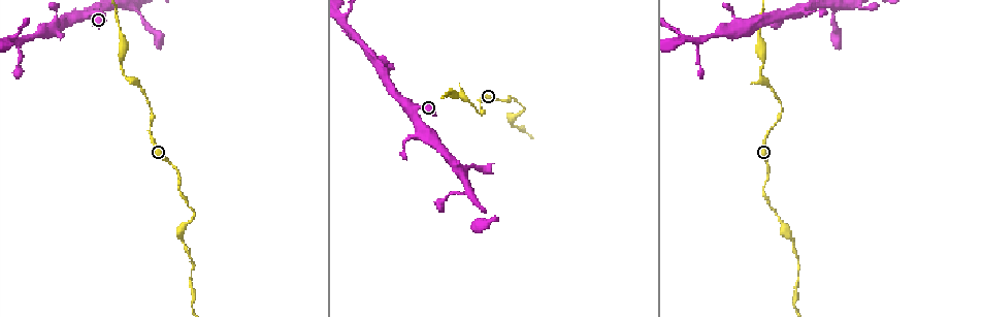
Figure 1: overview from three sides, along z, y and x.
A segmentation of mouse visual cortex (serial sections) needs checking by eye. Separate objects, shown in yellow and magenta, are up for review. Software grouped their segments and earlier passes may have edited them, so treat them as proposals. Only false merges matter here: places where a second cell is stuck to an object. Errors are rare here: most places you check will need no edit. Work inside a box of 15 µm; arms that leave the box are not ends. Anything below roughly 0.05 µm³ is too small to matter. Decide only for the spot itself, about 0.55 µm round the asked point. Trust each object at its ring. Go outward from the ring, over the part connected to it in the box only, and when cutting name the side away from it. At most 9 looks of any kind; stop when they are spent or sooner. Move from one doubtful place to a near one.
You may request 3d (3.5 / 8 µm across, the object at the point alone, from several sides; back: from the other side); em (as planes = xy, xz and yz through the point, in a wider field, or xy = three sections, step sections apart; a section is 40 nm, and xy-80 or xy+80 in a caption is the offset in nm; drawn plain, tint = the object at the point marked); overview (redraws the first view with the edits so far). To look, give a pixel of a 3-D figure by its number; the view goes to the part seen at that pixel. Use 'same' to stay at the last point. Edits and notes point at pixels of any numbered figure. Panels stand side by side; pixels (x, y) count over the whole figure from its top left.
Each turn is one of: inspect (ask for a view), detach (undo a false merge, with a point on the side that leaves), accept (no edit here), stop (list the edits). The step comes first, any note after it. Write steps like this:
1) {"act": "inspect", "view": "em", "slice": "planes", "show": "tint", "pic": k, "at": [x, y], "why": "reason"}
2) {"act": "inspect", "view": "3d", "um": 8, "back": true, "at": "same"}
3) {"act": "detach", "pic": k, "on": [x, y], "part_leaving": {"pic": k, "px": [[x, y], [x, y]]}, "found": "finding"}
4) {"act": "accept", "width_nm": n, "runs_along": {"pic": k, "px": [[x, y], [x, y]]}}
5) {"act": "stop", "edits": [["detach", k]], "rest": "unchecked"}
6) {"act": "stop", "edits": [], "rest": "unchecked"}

{"act": "inspect", "view": "3d", "um": 3.5, "pic": 1, "at": [54, 29], "why": "branch point"}

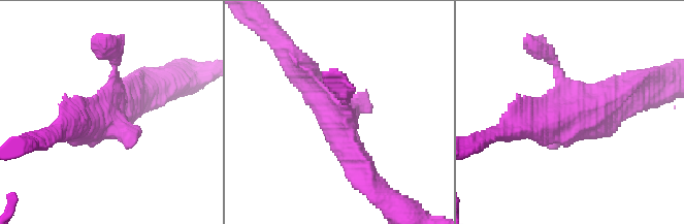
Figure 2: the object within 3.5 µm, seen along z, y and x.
{"act": "inspect", "view": "em", "slice": "planes", "show": "tint", "pic": 2, "at": [581, 110], "why": "shape alone is not enough"}

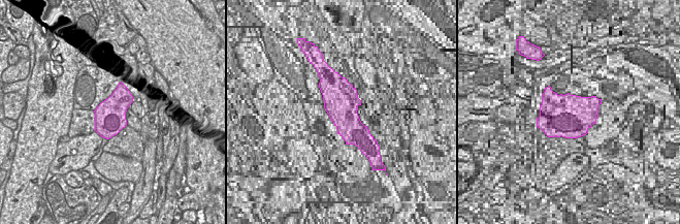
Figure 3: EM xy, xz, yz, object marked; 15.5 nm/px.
{"act": "accept", "runs_along": {"pic": 2, "px": [[371, 181], [304, 74]]}, "found": "one cell here"}

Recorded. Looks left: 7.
{"act": "inspect", "view": "3d", "um": 3.5, "pic": 1, "at": [763, 61], "why": "thin neck"}

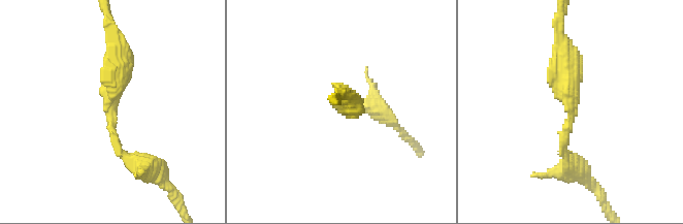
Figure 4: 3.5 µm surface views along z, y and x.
{"act": "accept", "arm_widths_nm": [200, 350], "runs_along": {"pic": 4, "px": [[143, 167], [112, 135], [116, 46]]}, "found": "one cell here"}

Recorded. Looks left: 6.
{"act": "inspect", "view": "3d", "um": 8, "pic": 1, "at": [193, 216], "why": "abrupt turn"}

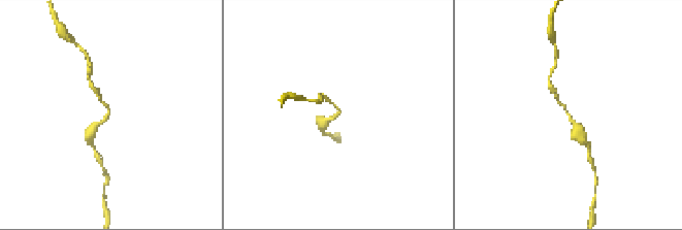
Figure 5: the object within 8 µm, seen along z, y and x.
{"act": "inspect", "view": "em", "slice": "xy", "step": 1, "show": "tint", "pic": 5, "at": [339, 114]}

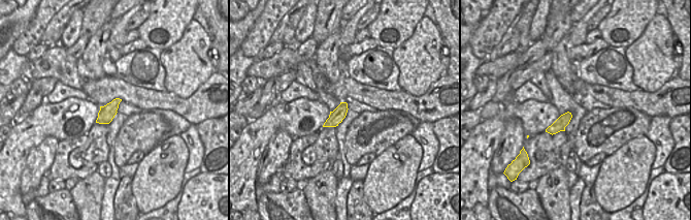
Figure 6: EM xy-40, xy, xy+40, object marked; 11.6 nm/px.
{"act": "accept", "arm_widths_nm": [150, 250], "runs_along": {"pic": 5, "px": [[555, 91], [578, 133]]}, "found": "all the same cell"}

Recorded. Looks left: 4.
{"act": "inspect", "view": "3d", "um": 3.5, "back": true, "pic": 1, "at": [798, 276], "why": "narrows sharply"}

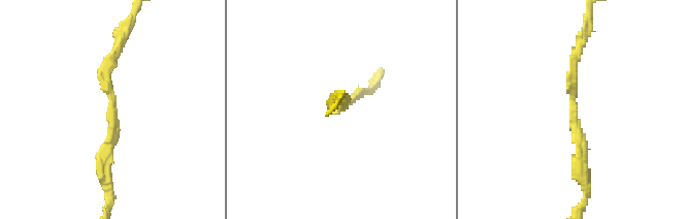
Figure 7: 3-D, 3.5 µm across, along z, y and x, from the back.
{"act": "inspect", "view": "em", "slice": "xy", "step": 1, "show": "tint", "pic": 7, "at": [344, 107], "arm_widths_nm": [150, 150]}

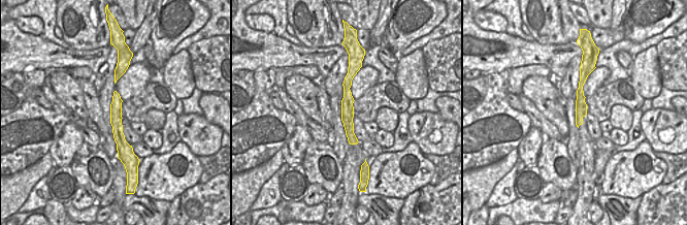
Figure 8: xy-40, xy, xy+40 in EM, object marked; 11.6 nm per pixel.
{"act": "accept", "runs_along": {"pic": 7, "px": [[121, 39], [104, 71], [110, 90], [104, 173]]}, "found": "all the same cell"}

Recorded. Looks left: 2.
{"act": "stop", "edits": [], "rest": "unchecked"}

